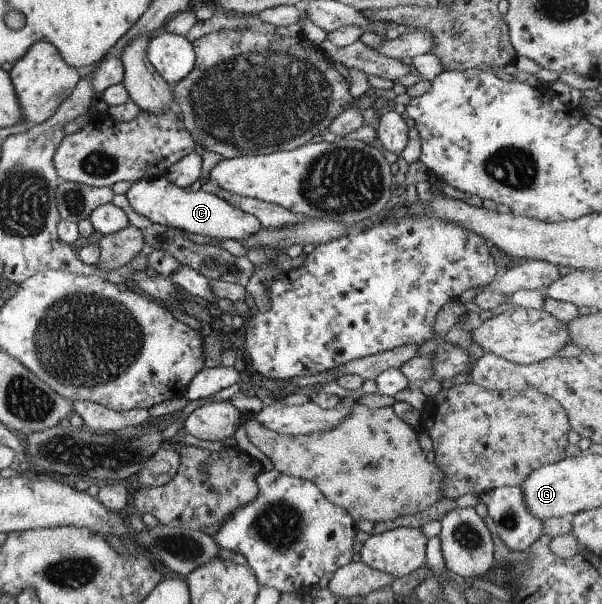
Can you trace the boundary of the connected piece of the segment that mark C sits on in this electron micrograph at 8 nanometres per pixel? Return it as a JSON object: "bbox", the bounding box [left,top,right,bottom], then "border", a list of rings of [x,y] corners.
{"bbox":[125,175,262,242],"border":[[[163,175],[142,178],[125,192],[129,205],[140,216],[150,222],[158,223],[178,231],[200,234],[210,238],[229,239],[241,242],[243,238],[257,233],[262,228],[261,222],[252,214],[230,206],[225,200],[201,189],[193,192],[182,190],[168,182]]]}

